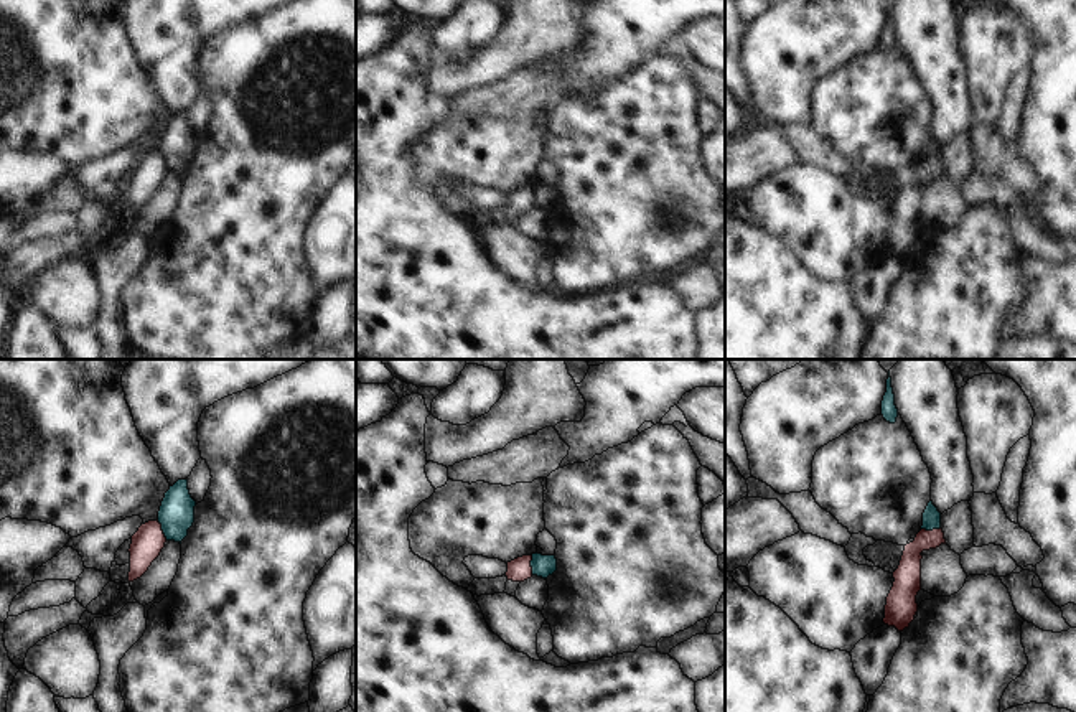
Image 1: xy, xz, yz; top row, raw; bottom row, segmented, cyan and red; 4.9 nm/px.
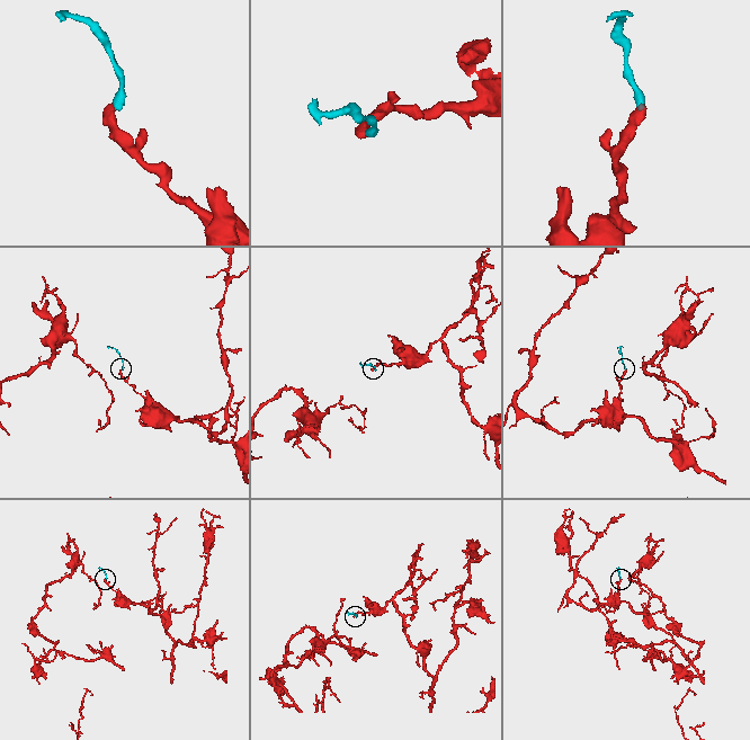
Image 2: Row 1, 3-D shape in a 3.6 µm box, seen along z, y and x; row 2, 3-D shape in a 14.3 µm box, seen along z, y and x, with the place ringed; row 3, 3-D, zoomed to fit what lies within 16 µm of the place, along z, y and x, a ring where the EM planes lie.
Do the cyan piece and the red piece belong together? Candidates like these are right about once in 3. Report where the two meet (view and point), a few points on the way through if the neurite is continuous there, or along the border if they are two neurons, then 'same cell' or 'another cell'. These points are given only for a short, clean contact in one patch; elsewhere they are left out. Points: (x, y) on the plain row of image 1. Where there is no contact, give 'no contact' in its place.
xy (162, 160) | along xy (157, 150), (167, 170) | another cell

